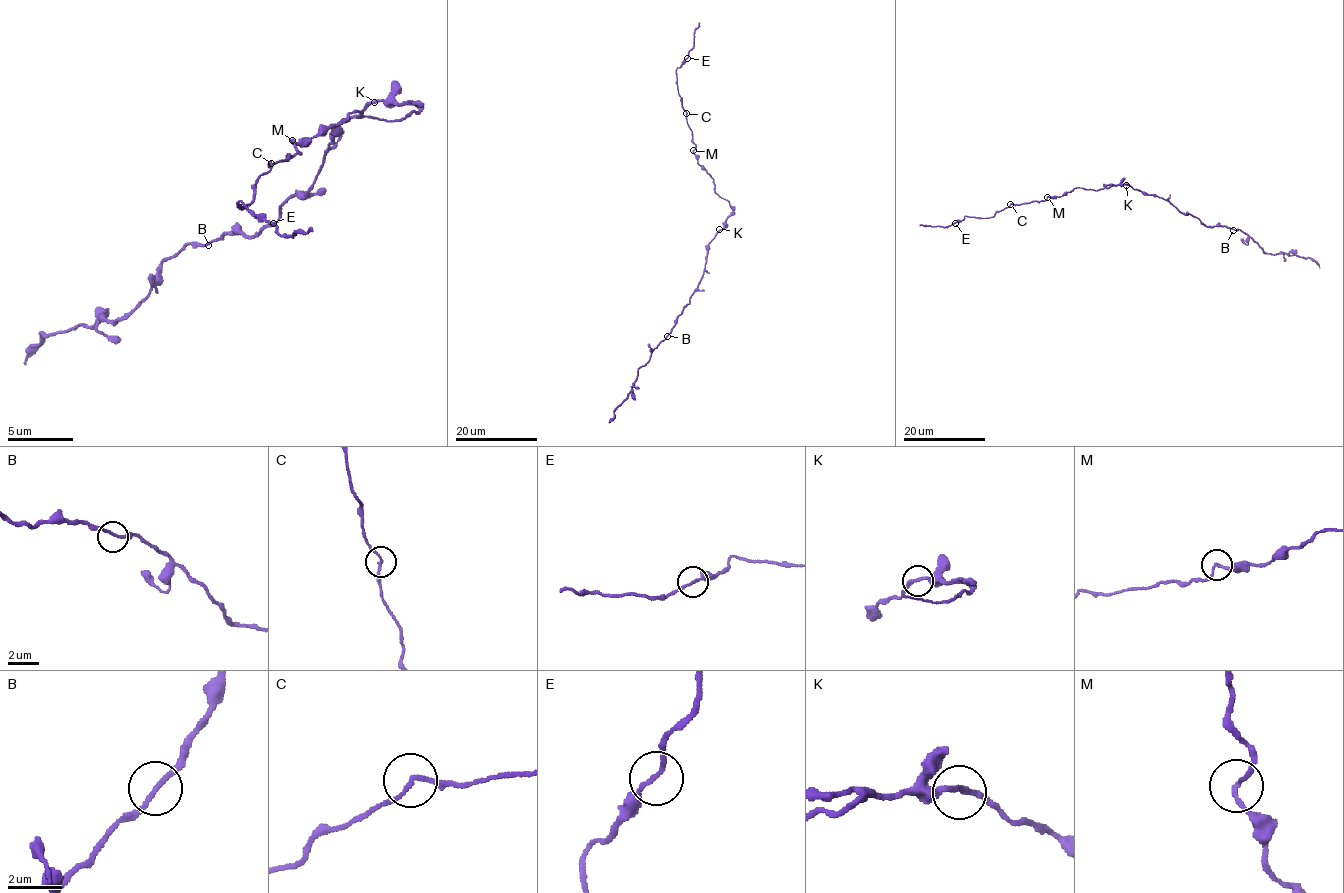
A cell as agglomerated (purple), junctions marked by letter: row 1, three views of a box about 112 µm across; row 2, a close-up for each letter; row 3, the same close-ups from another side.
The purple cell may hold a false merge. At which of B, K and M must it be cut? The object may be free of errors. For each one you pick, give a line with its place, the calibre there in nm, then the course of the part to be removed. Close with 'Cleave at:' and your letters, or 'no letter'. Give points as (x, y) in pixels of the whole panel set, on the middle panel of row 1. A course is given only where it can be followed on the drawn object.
Cleave at: no letter

